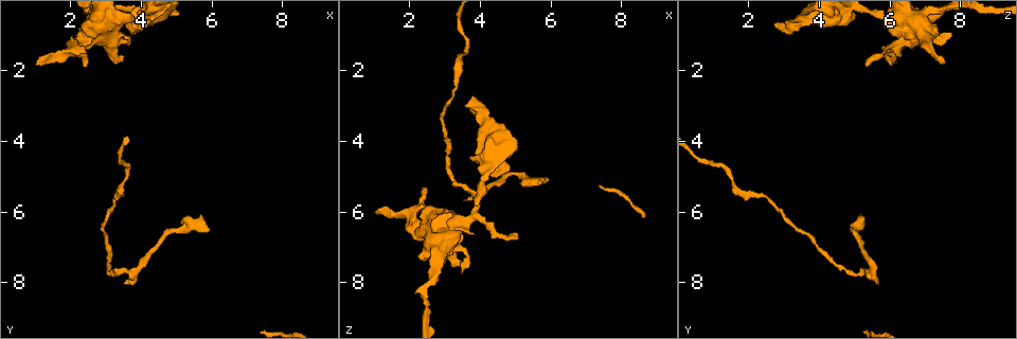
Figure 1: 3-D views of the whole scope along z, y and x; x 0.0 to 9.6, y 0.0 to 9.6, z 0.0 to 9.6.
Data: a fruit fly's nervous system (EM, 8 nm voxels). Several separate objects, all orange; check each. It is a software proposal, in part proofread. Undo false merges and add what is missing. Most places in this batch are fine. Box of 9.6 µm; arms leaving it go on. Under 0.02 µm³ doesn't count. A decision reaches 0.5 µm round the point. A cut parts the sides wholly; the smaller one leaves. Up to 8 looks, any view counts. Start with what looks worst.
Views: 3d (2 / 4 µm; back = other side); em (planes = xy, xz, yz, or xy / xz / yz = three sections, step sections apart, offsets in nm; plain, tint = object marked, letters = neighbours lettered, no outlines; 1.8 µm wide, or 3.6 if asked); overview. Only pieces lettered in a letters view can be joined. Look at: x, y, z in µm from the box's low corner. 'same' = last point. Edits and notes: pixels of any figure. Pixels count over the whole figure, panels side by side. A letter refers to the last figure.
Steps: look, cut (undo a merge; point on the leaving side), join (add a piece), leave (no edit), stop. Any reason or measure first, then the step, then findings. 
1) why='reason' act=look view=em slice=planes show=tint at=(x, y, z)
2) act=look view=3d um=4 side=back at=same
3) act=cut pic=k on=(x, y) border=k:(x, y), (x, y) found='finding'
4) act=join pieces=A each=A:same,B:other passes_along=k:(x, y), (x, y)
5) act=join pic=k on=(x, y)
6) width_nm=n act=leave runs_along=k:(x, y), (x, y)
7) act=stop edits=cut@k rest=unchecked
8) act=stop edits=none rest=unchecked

why='an open end' act=look view=em slice=planes show=tint at=(5.90, 6.50, 5.10)

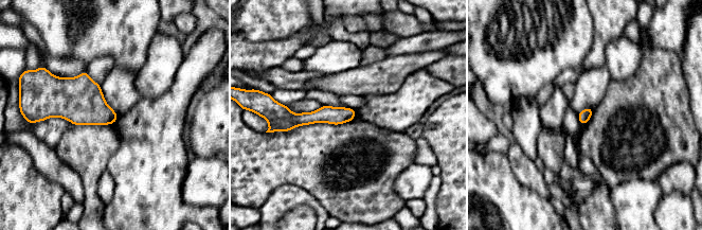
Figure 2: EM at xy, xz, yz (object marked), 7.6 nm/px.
why='see the neighbours' act=look view=em slice=planes show=letters at=same

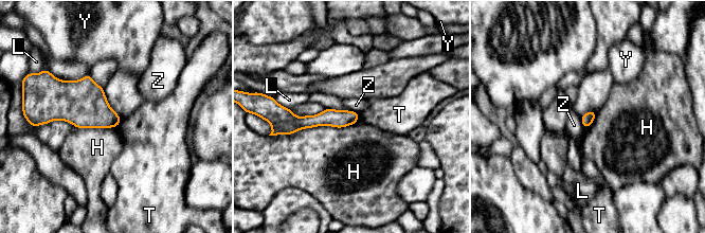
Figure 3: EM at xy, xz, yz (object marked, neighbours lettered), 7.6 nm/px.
act=leave each=H:other,L:other,T:other,Y:other,Z:other border=3:(356, 122), (279, 135) found='no lettered piece goes on from it'

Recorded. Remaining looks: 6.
why='branch stops here' act=look view=3d um=2 side=back at=(1.00, 1.90, 6.05)

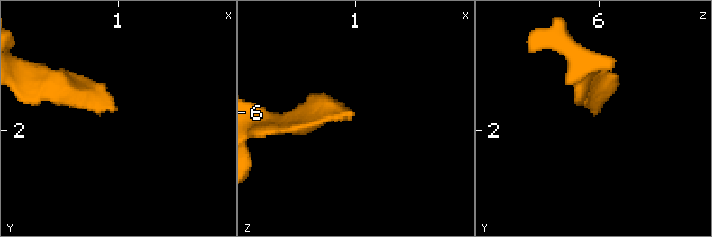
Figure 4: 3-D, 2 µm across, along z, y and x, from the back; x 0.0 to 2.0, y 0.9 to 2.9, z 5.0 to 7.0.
act=look view=em slice=planes show=letters at=(1.04, 1.84, 6.04)

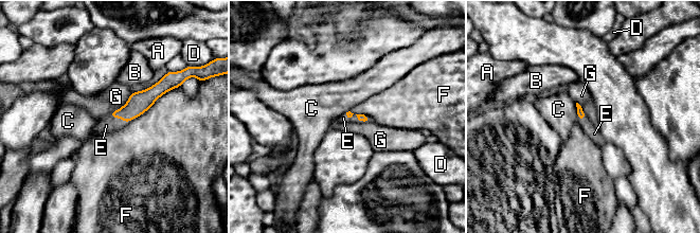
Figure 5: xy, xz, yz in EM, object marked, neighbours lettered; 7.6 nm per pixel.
longest_contact=F:480nm act=join pieces=E each=A:other,B:other,C:other,D:other,E:same,F:other,G:other found='the neuron continues'

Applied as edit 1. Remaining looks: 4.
act=stop edits=join@5 rest=unchecked

